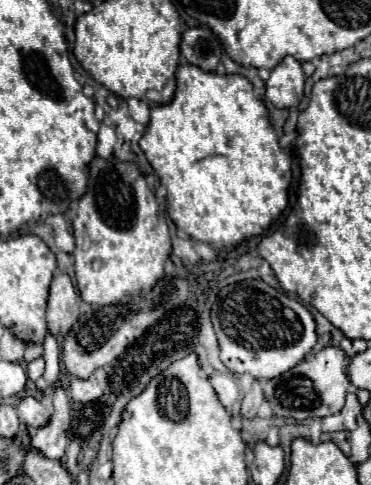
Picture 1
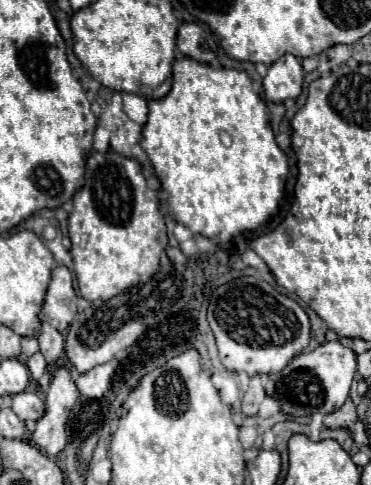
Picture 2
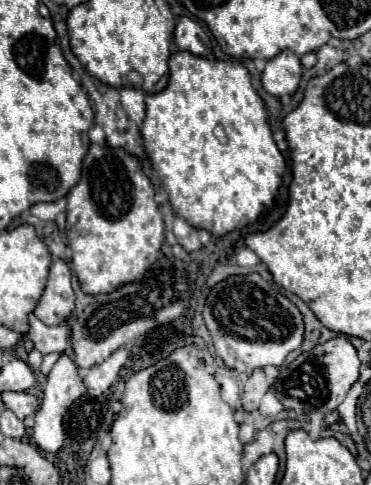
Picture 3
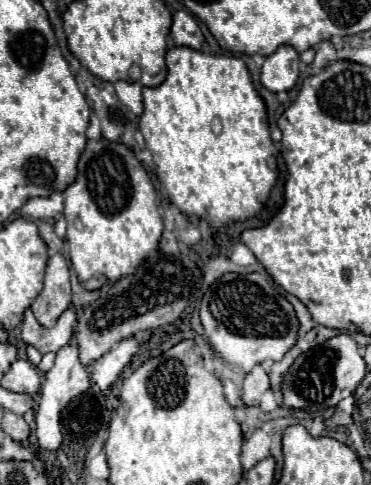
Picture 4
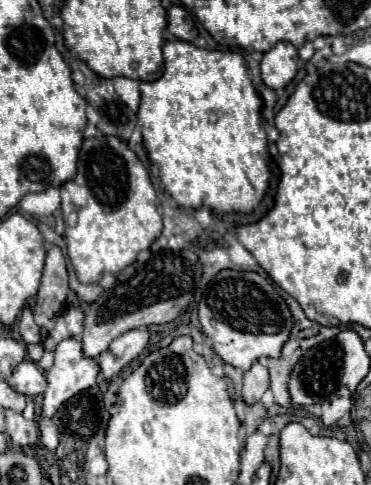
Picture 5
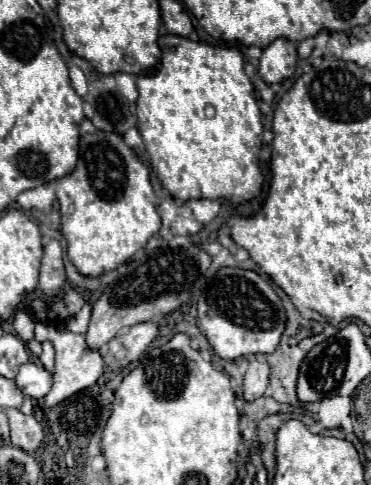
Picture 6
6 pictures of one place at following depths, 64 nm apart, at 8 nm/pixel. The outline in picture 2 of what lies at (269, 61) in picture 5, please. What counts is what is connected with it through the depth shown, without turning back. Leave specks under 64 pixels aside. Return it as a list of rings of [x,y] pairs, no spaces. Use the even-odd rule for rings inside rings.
[[[284,54],[280,60],[276,60],[264,78],[264,90],[266,98],[284,104],[284,100],[296,100],[302,94],[302,80],[304,70],[300,66],[300,60],[292,54]]]

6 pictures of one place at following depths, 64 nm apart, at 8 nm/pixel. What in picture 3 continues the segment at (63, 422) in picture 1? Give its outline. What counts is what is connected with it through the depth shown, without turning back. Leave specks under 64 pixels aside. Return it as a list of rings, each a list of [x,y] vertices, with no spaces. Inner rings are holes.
[[[62,354],[60,360],[54,364],[52,372],[46,378],[46,388],[44,388],[44,396],[42,396],[42,404],[40,410],[36,412],[36,426],[34,426],[34,442],[38,444],[38,448],[42,448],[44,452],[56,454],[62,444],[64,444],[64,426],[62,426],[62,418],[68,412],[68,408],[72,406],[74,400],[78,400],[82,394],[86,392],[82,378],[78,374],[76,364],[72,362],[70,356]]]

